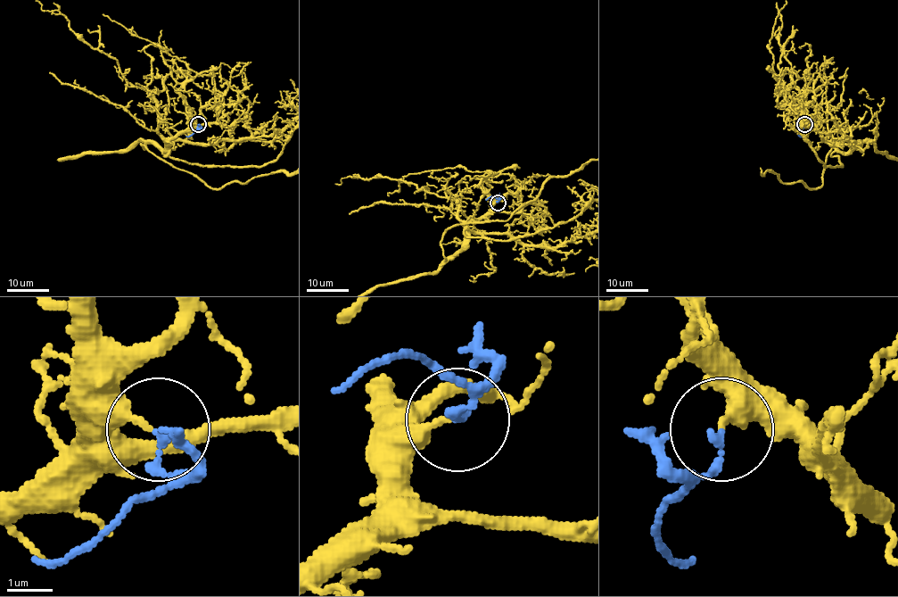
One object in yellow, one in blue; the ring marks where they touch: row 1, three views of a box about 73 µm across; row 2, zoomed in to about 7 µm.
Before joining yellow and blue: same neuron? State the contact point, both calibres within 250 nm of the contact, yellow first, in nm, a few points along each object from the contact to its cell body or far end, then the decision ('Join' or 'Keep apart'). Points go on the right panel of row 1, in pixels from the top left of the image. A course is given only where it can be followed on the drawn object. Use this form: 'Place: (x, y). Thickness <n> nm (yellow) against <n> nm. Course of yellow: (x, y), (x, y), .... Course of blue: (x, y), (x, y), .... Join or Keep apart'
Place: (804, 124). Thickness 200 nm (yellow) against 200 nm. Course of yellow: (804, 124), (844, 152), (861, 145), (836, 145), (827, 156), (822, 185), (811, 189), (766, 171), (757, 178). Join

